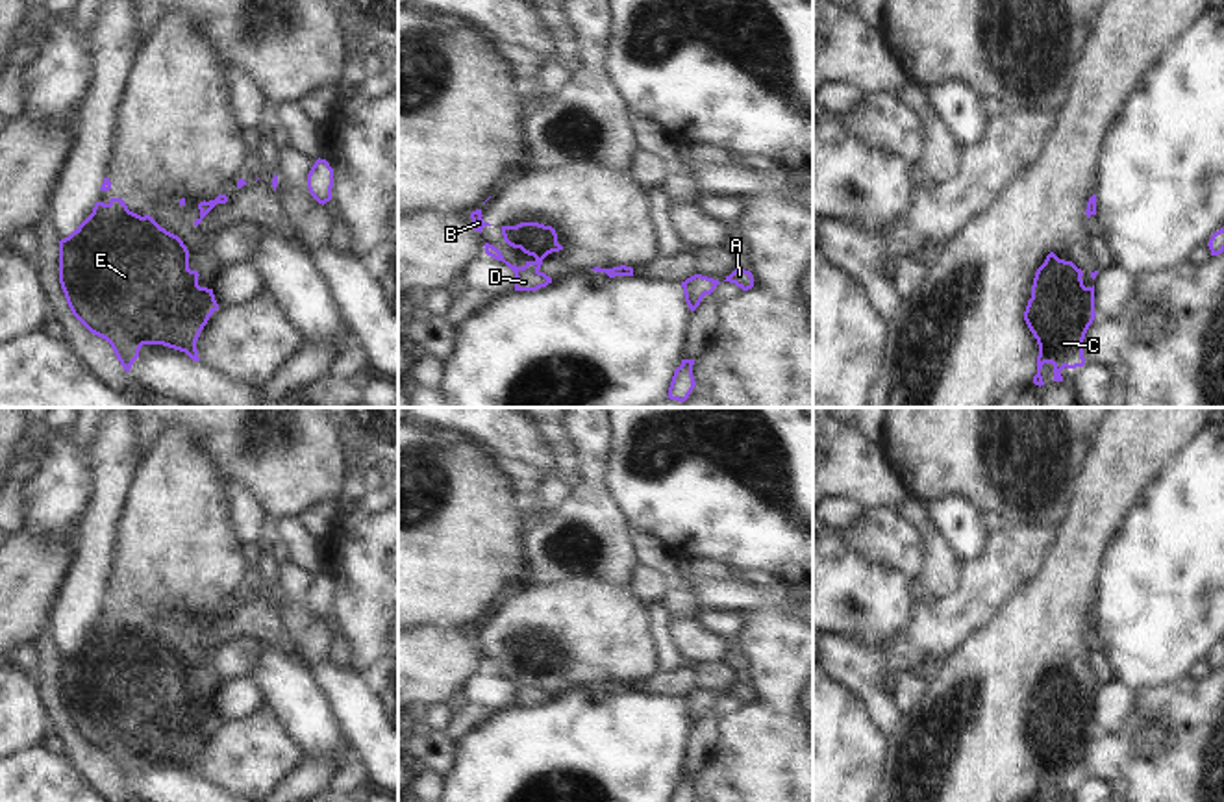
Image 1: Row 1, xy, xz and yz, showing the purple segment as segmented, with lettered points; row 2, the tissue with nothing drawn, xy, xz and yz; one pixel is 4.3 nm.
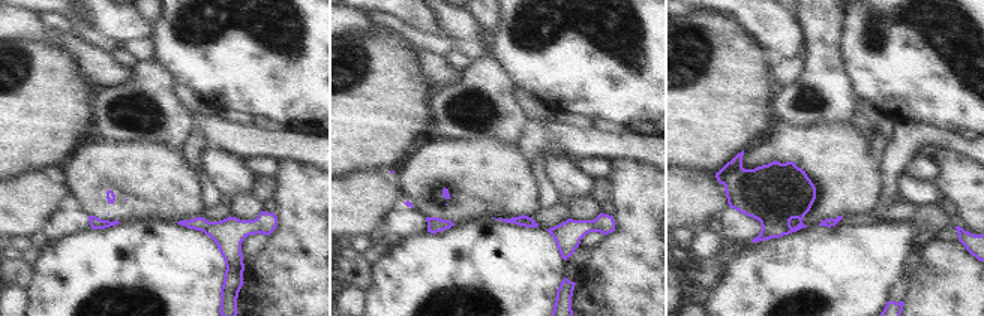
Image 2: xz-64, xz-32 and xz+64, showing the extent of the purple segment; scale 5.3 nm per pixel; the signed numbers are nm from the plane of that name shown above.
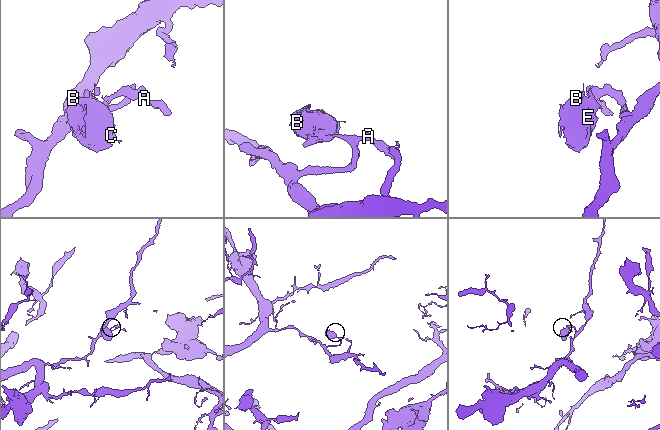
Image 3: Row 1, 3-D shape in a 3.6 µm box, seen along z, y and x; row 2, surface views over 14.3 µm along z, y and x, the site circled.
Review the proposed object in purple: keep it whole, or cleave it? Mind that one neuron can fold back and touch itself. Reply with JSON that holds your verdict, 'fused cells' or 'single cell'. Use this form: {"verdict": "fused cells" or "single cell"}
{"verdict": "fused cells"}

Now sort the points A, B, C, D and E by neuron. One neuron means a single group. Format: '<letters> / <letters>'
A / B C D E

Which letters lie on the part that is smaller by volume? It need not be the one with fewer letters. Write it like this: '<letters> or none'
B, C, D, E

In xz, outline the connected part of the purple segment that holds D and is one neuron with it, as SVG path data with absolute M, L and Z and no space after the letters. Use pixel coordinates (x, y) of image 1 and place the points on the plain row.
M520 637L517 641L502 641L502 650L509 661L535 672L533 676L526 676L524 682L517 682L506 676L496 661L483 659L487 670L504 676L515 687L515 706L537 706L552 698L552 693L539 685L548 669L563 665L552 641Z

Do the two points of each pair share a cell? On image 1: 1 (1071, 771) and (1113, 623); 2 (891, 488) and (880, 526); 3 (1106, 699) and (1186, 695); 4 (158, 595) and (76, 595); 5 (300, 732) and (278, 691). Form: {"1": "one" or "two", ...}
{"1": "two", "2": "two", "3": "two", "4": "two", "5": "one"}

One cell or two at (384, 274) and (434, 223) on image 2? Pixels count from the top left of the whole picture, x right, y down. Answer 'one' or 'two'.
two

